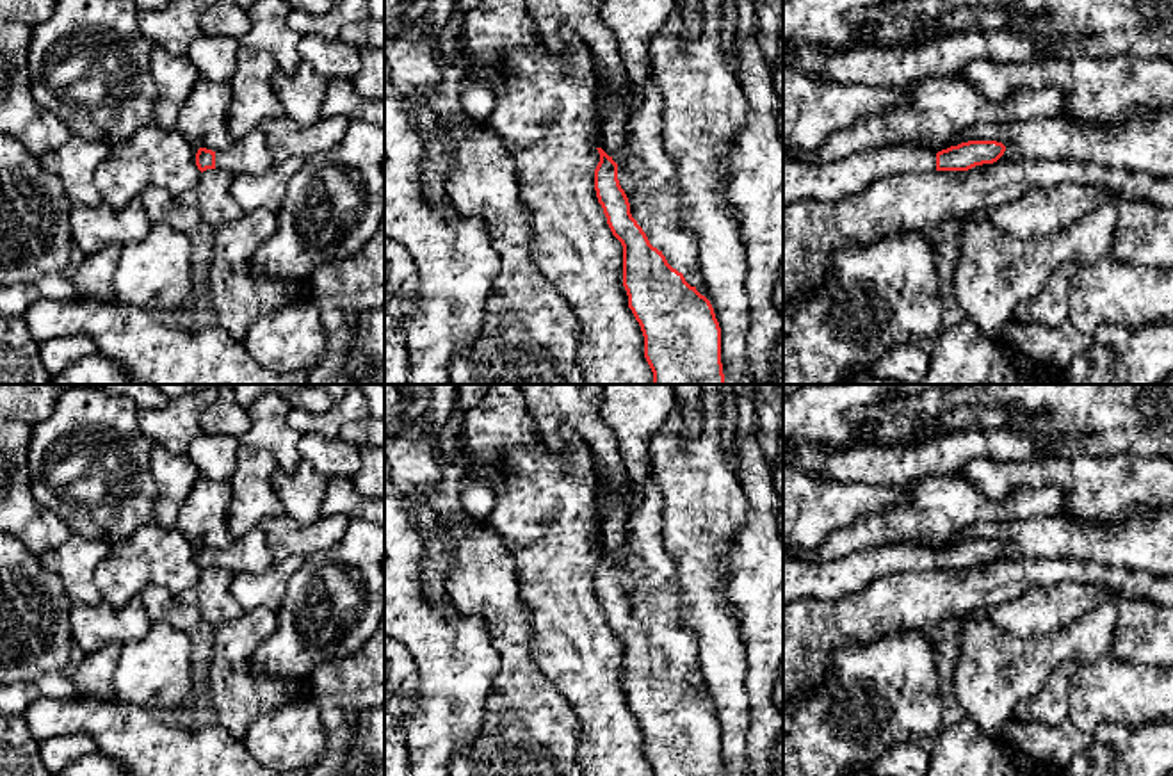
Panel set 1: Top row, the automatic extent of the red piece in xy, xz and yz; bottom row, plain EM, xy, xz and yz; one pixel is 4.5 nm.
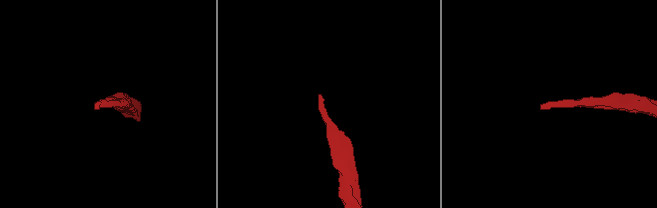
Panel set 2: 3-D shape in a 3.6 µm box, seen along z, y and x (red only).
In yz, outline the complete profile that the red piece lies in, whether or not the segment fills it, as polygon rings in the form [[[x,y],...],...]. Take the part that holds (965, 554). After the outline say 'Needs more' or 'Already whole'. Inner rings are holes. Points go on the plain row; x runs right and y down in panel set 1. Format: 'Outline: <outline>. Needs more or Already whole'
Outline: [[[968,539],[938,552],[890,543],[833,561],[783,557],[783,605],[799,598],[838,600],[890,573],[968,570],[997,561],[1004,550],[1006,545],[997,539]]]. Needs more

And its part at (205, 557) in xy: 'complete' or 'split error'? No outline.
split error

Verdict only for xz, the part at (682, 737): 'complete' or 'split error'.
split error

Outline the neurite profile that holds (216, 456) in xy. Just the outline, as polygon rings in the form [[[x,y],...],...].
[[[199,434],[187,449],[199,473],[210,481],[230,482],[237,468],[240,443],[230,436]]]

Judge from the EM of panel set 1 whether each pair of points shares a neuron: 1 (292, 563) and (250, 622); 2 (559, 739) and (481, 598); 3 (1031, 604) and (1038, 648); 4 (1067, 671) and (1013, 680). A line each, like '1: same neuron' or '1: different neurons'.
1: different neurons
2: same neuron
3: different neurons
4: different neurons

